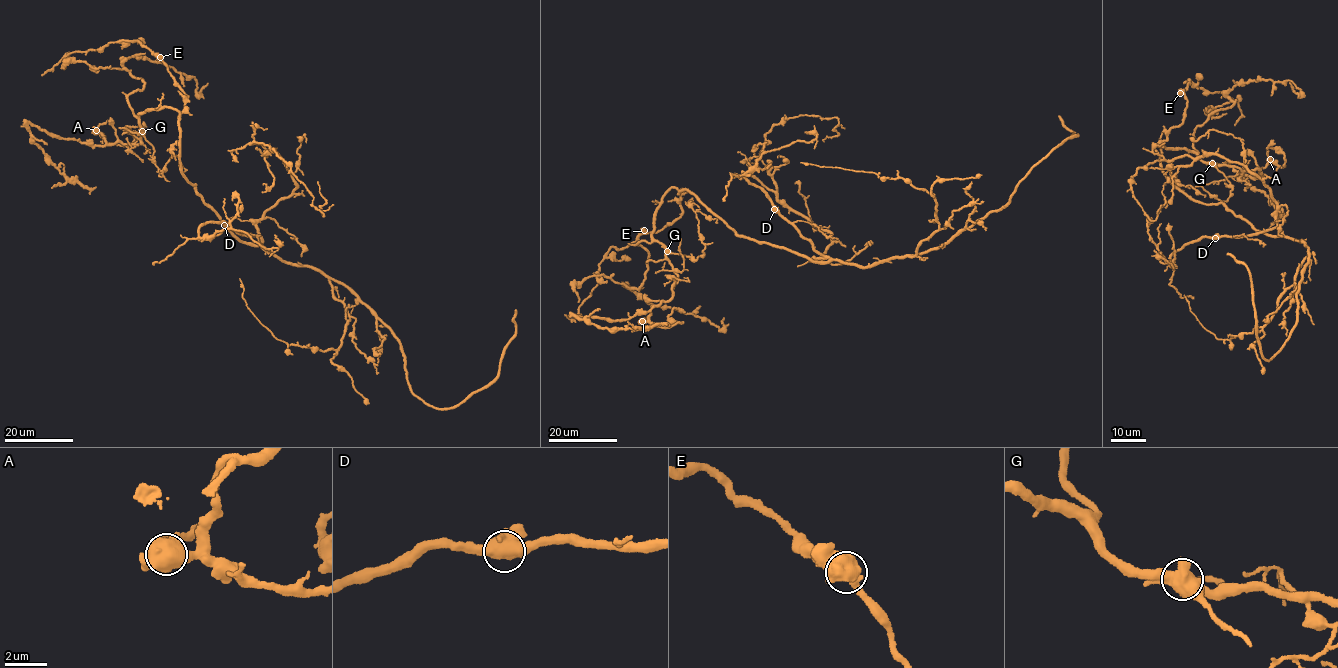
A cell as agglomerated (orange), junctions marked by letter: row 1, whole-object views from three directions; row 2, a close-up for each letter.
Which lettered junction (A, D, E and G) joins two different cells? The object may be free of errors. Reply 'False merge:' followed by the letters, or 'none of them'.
False merge: G

